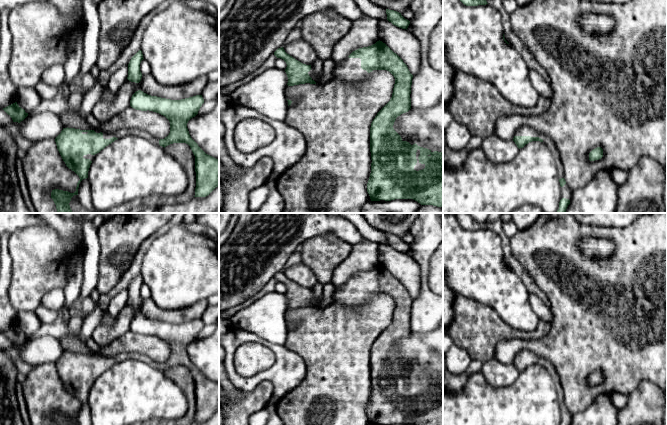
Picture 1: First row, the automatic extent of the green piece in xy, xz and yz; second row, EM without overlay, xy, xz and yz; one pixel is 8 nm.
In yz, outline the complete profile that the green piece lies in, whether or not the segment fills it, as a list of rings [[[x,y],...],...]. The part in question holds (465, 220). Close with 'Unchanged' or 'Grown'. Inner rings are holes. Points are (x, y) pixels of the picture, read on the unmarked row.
[[[458,213],[456,219],[459,224],[466,230],[478,230],[488,228],[486,223],[476,222],[468,213]]]. Unchanged

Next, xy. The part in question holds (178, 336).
[[[141,314],[136,315],[130,324],[130,330],[136,334],[141,335],[153,335],[165,340],[170,346],[170,357],[164,363],[157,363],[147,358],[146,356],[136,354],[136,353],[119,353],[111,357],[102,357],[98,353],[94,354],[80,354],[75,352],[63,352],[61,357],[55,362],[57,373],[65,386],[66,390],[74,395],[80,402],[77,407],[76,415],[70,417],[68,415],[63,415],[59,413],[54,413],[51,416],[51,422],[53,425],[71,425],[74,419],[78,419],[79,408],[83,403],[88,402],[88,395],[92,385],[95,383],[96,379],[103,374],[106,370],[114,366],[119,362],[126,361],[128,359],[139,359],[144,360],[152,367],[166,371],[173,367],[186,367],[190,370],[194,380],[195,380],[195,396],[196,396],[196,412],[194,421],[206,421],[208,420],[216,411],[219,410],[219,384],[206,378],[198,368],[191,362],[187,347],[188,345],[198,338],[198,335],[204,323],[202,319],[196,319],[193,321],[181,323],[181,324],[171,324],[166,322],[161,322],[157,320],[151,320],[144,317]]]. Grown

